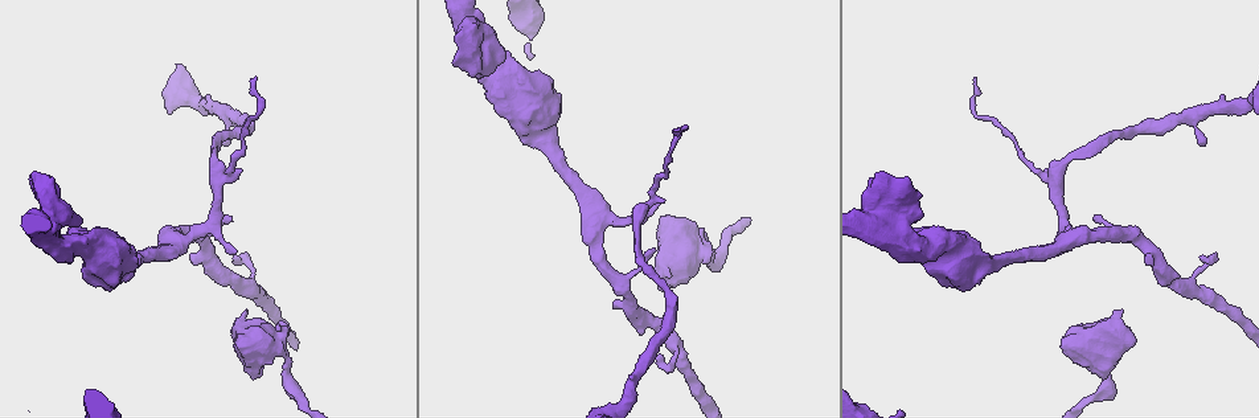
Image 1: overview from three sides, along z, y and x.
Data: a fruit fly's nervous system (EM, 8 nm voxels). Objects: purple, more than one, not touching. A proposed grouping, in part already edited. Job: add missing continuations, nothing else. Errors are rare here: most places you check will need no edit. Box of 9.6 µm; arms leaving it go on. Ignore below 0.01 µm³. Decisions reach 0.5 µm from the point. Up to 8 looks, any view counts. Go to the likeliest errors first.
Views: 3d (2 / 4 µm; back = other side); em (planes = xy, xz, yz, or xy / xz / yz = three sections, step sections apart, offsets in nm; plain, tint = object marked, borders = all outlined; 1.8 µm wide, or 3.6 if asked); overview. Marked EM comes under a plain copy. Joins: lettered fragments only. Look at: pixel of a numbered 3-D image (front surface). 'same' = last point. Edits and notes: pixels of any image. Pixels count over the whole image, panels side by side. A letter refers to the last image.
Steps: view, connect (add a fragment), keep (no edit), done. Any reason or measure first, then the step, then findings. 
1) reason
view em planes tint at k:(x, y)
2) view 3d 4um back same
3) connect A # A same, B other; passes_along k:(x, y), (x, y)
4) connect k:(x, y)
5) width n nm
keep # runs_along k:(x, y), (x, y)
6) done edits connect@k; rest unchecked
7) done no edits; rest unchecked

thin end
view 3d 4um at 1:(240, 258)

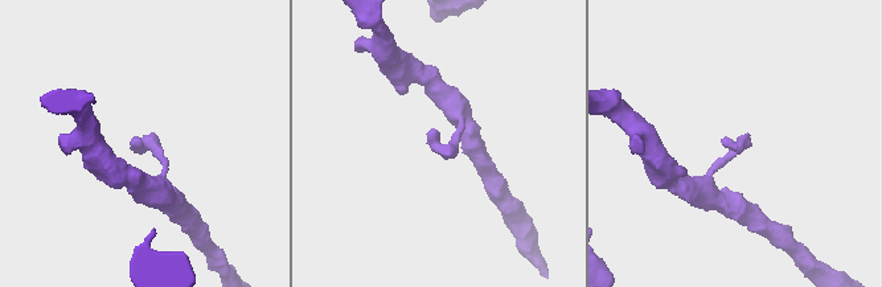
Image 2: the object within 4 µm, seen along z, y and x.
view em planes borders at 2:(143, 141)

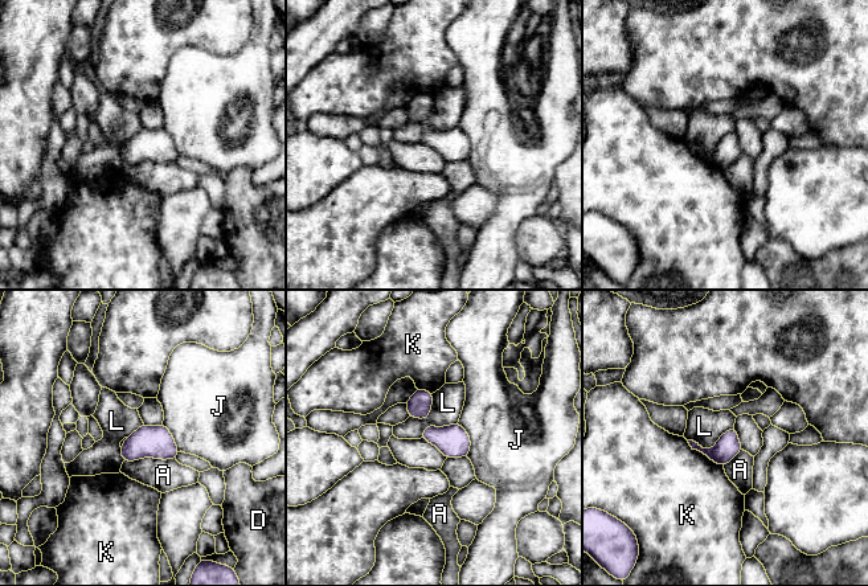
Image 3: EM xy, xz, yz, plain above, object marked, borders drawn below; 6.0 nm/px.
keep # A other, D other, J other, K other, L other; border 3:(733, 426), (709, 449), (688, 441); no lettered fragment goes on from it

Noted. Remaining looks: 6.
an open end
view em xz step 8 tint at 1:(657, 205)

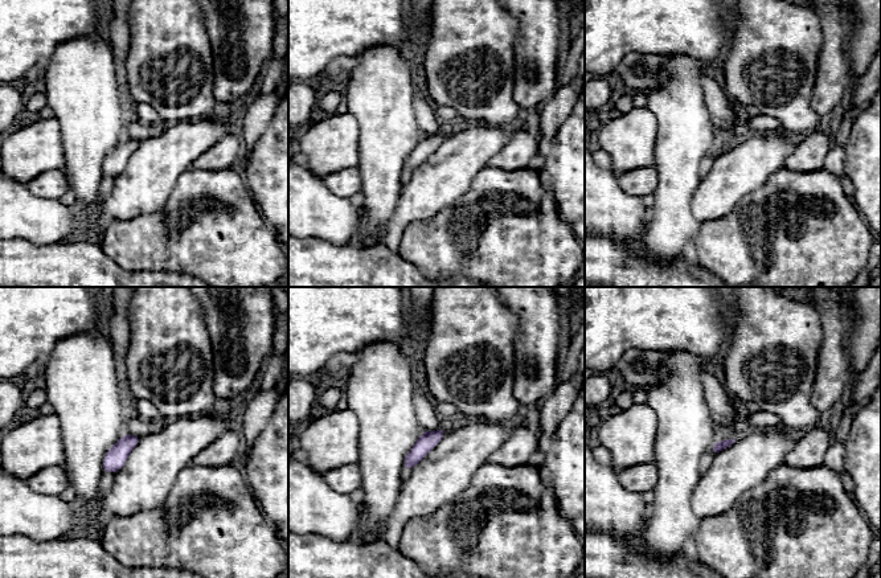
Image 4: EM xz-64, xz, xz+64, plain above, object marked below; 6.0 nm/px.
view em planes borders same

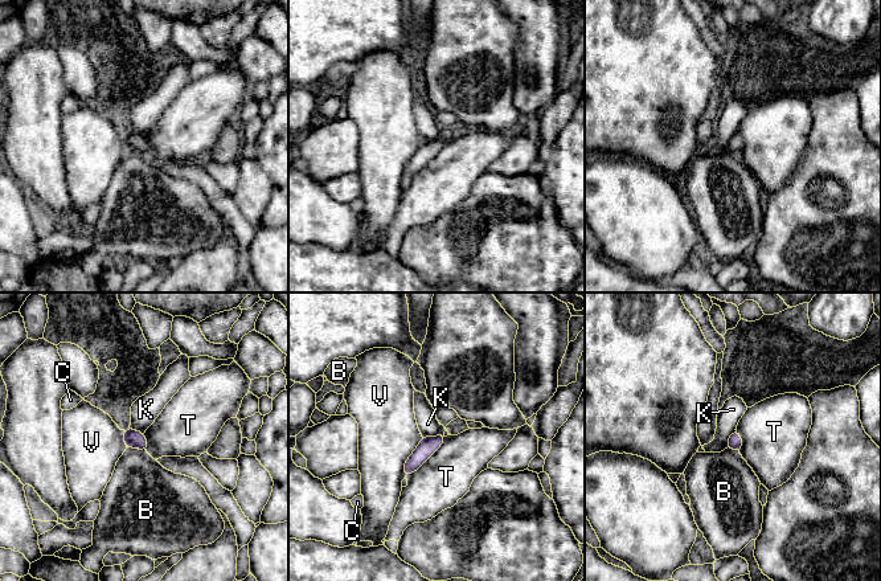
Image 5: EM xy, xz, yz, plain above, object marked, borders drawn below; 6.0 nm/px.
longest_contact T 360 nm
keep # B other, C other, K other, T other, V other; none of them fits

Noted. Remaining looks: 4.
view 3d 4um at 1:(679, 128)

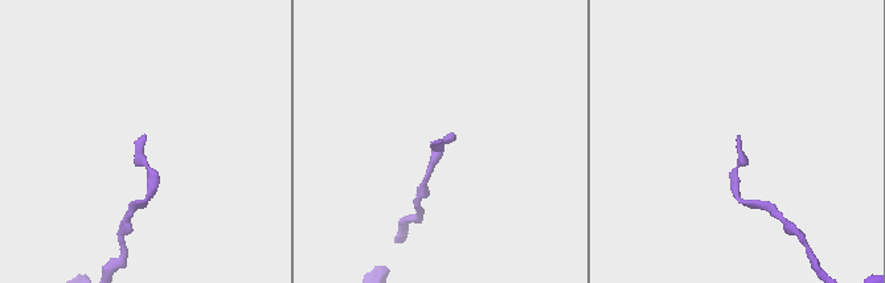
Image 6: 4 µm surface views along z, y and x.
now the EM
view em xy step 4 tint at 6:(739, 137)

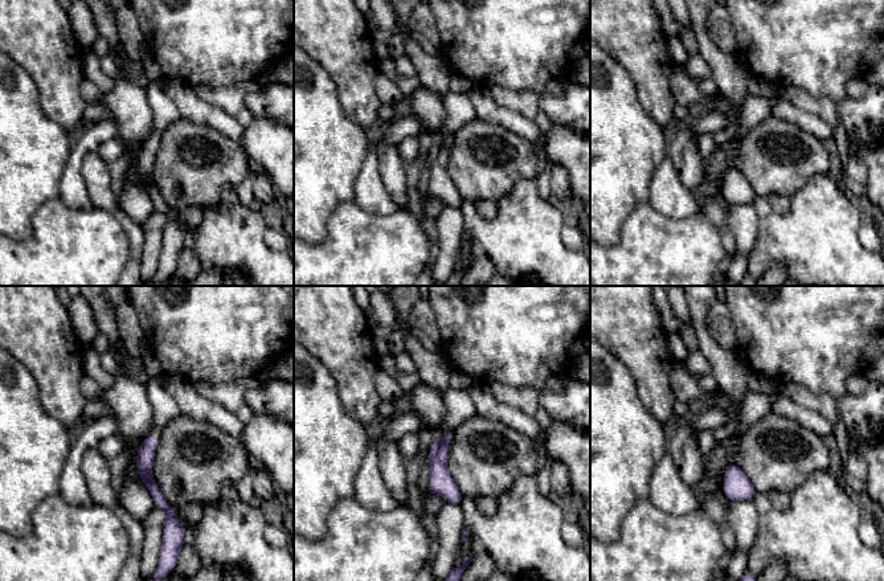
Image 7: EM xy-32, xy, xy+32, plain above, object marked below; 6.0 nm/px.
view em planes borders same

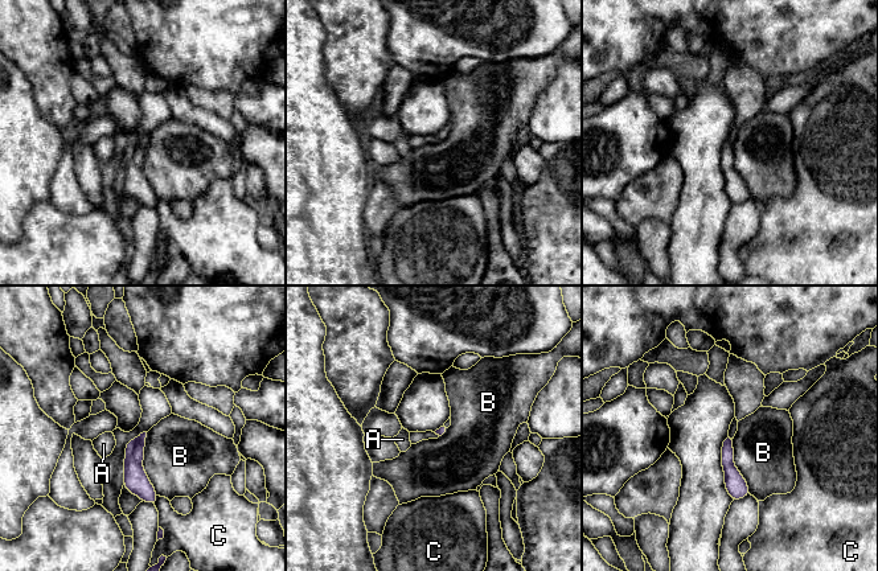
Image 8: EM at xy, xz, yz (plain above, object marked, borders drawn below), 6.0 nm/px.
keep # A other, B other, C other; runs_along 8:(140, 438), (135, 480), (152, 500); none of them fits

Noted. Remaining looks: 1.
done no edits; rest unchecked

